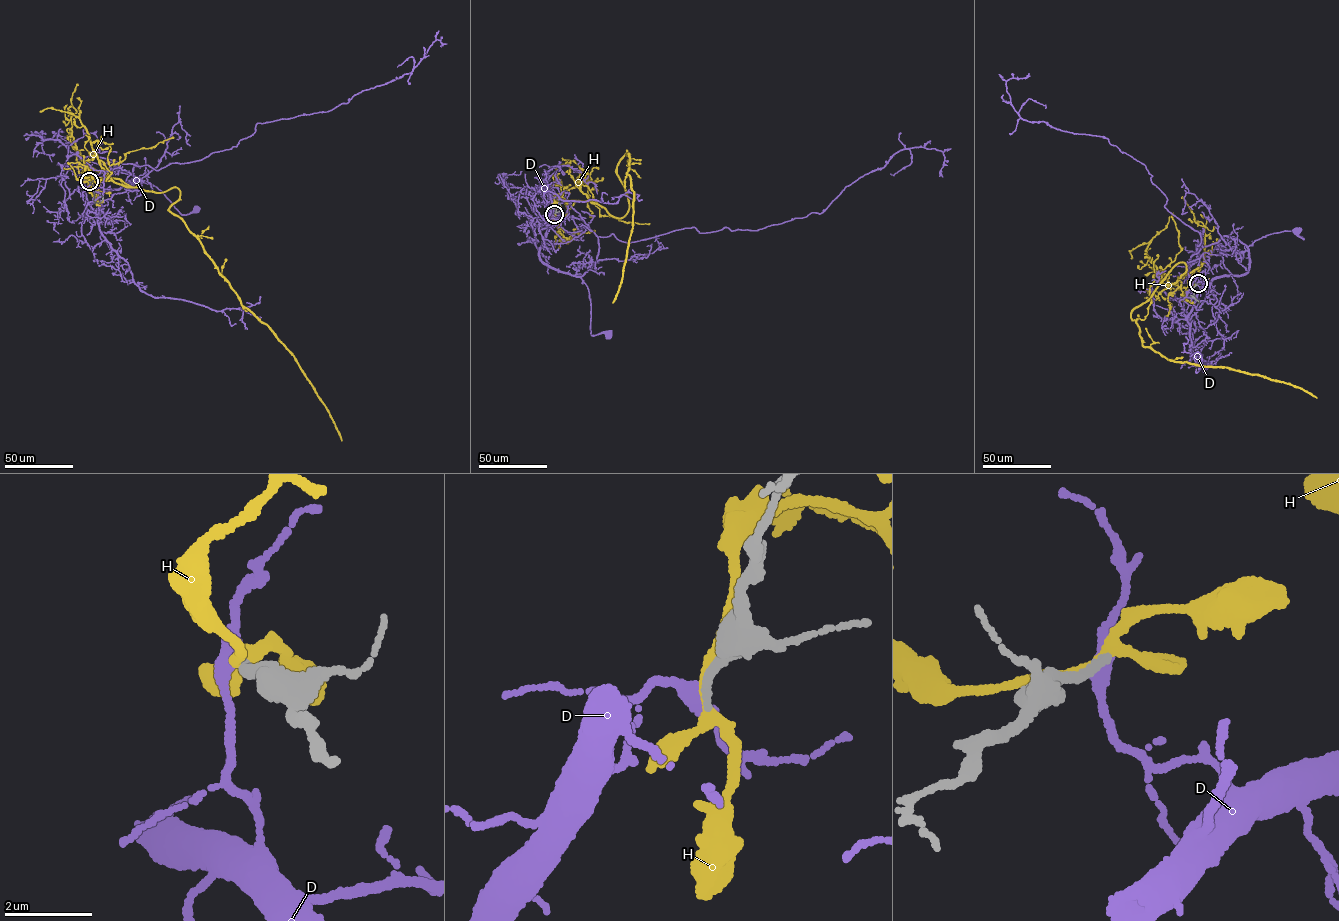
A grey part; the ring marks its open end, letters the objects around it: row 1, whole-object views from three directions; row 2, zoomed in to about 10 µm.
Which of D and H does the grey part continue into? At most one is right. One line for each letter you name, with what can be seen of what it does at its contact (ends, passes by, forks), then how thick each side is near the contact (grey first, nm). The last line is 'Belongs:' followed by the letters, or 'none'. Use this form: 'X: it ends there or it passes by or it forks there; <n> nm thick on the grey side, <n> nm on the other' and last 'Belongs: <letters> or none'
Belongs: none

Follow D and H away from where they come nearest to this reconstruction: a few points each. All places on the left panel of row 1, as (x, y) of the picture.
D: (88, 181), (88, 187), (83, 181), (87, 189), (107, 191), (132, 182), (150, 184), (182, 214), (196, 209)
H: (88, 181), (94, 168), (144, 190), (176, 187), (168, 210), (292, 353), (341, 440)

